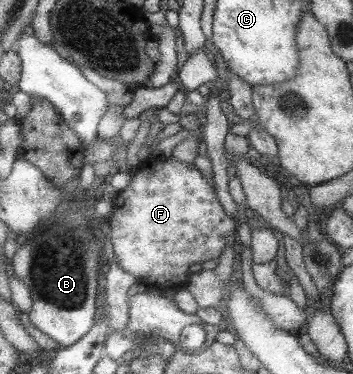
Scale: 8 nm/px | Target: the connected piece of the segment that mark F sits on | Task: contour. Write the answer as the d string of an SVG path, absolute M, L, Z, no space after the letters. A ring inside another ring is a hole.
M149 155L132 173L130 183L124 190L116 193L112 201L112 215L107 219L110 225L110 245L118 261L118 265L126 273L134 275L142 284L158 283L161 285L180 285L187 283L191 275L190 264L219 259L226 246L236 245L234 240L234 223L220 203L216 201L212 191L202 175L192 169L188 163L180 163L178 159L156 159Z

